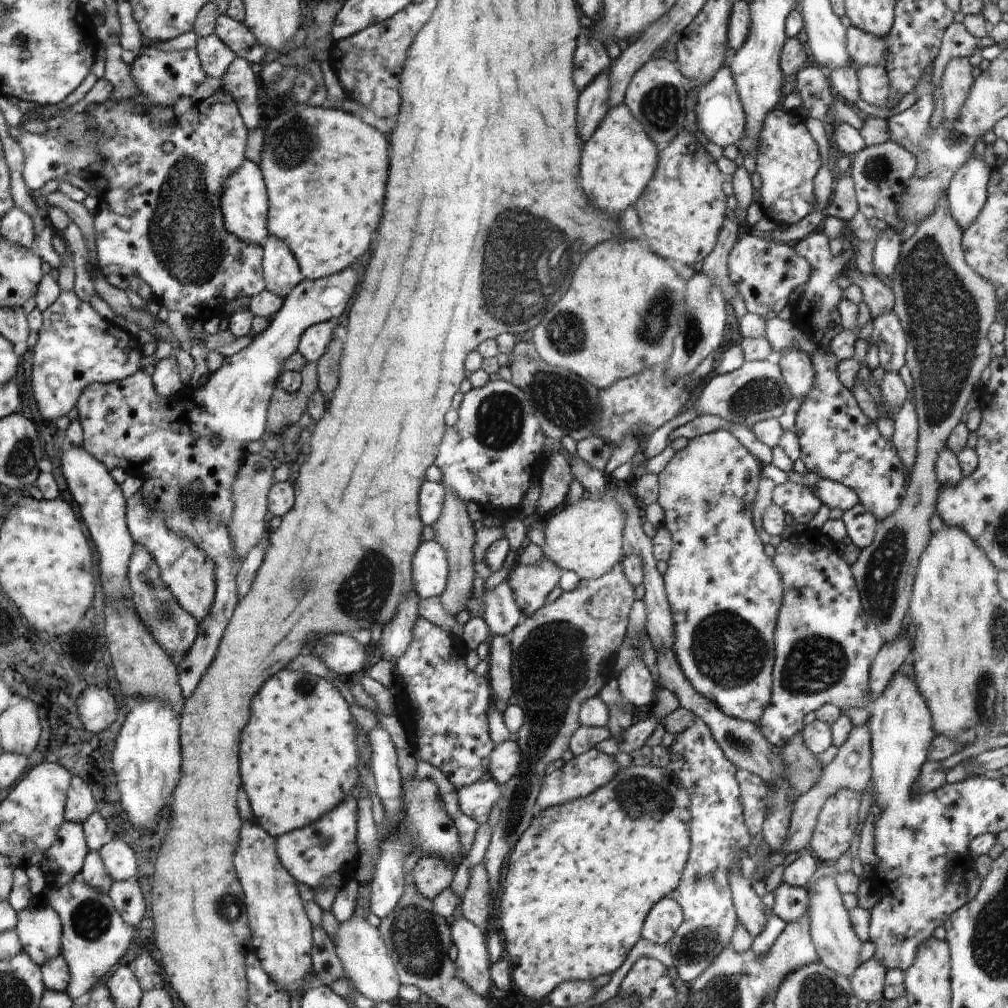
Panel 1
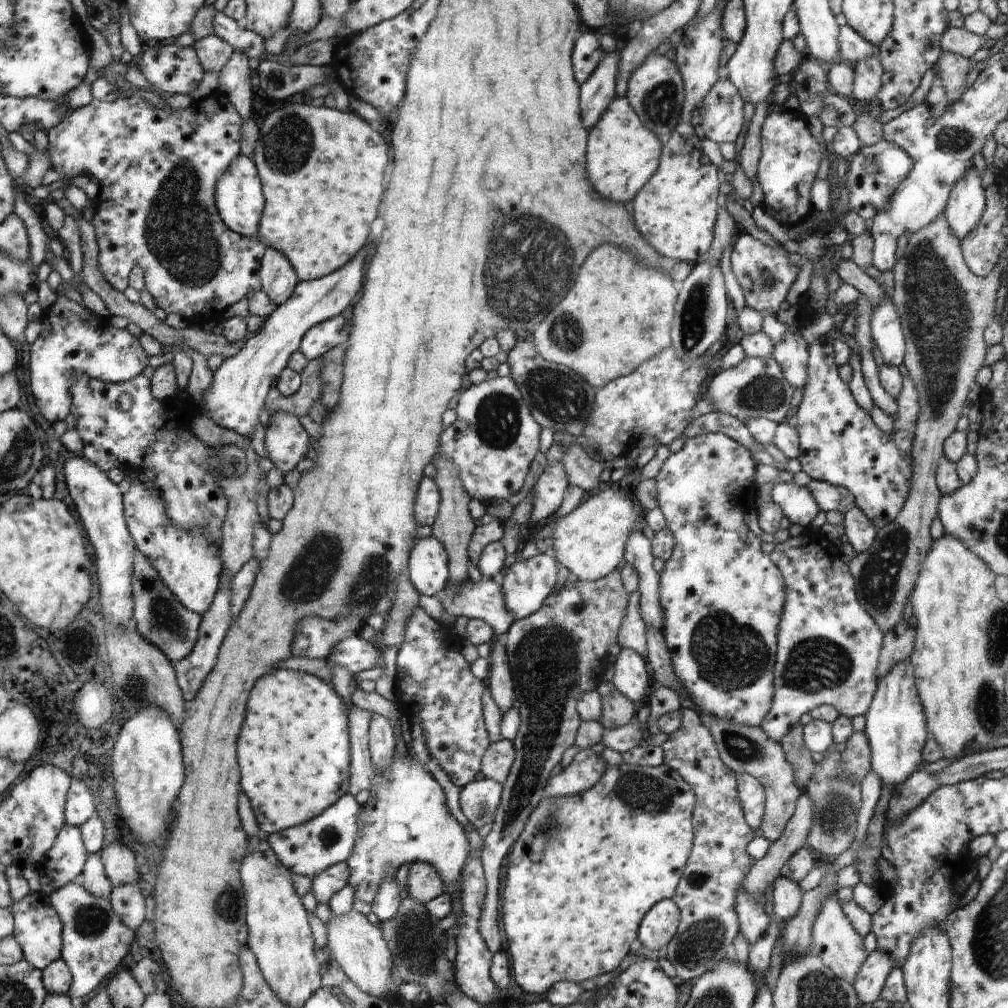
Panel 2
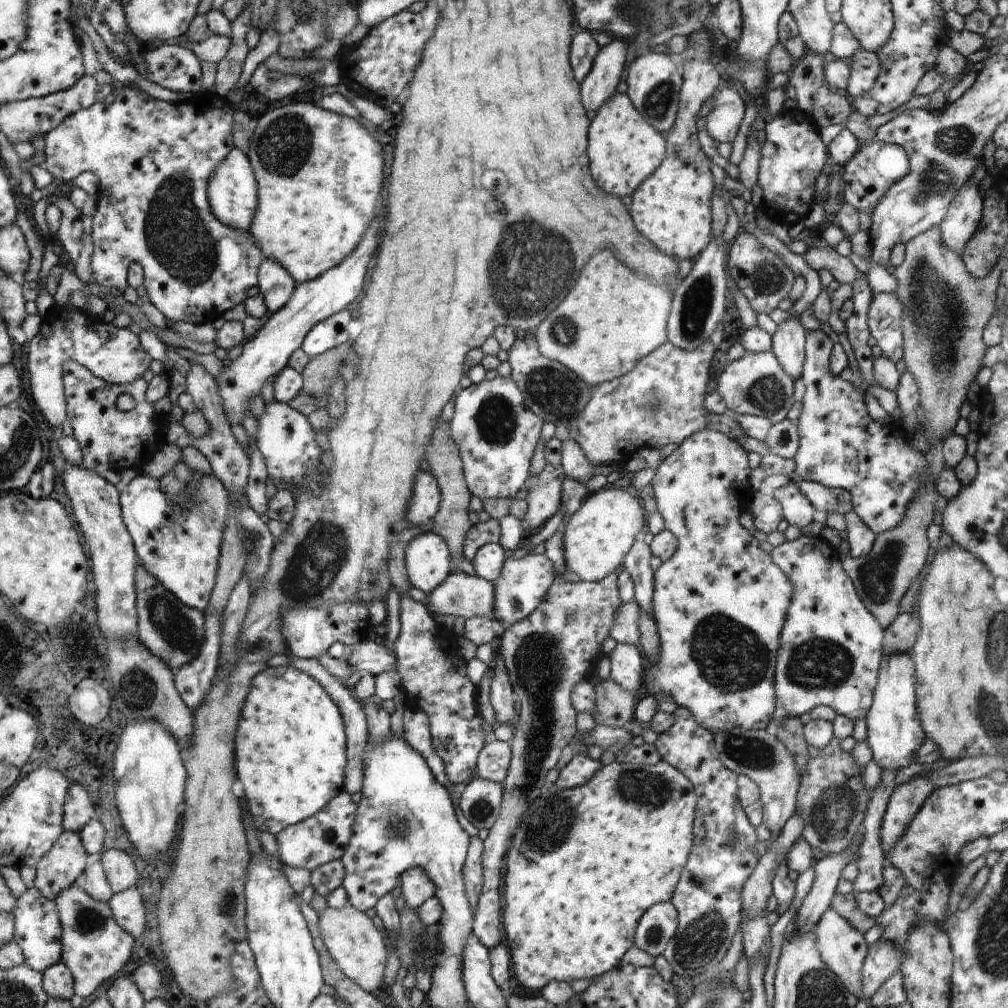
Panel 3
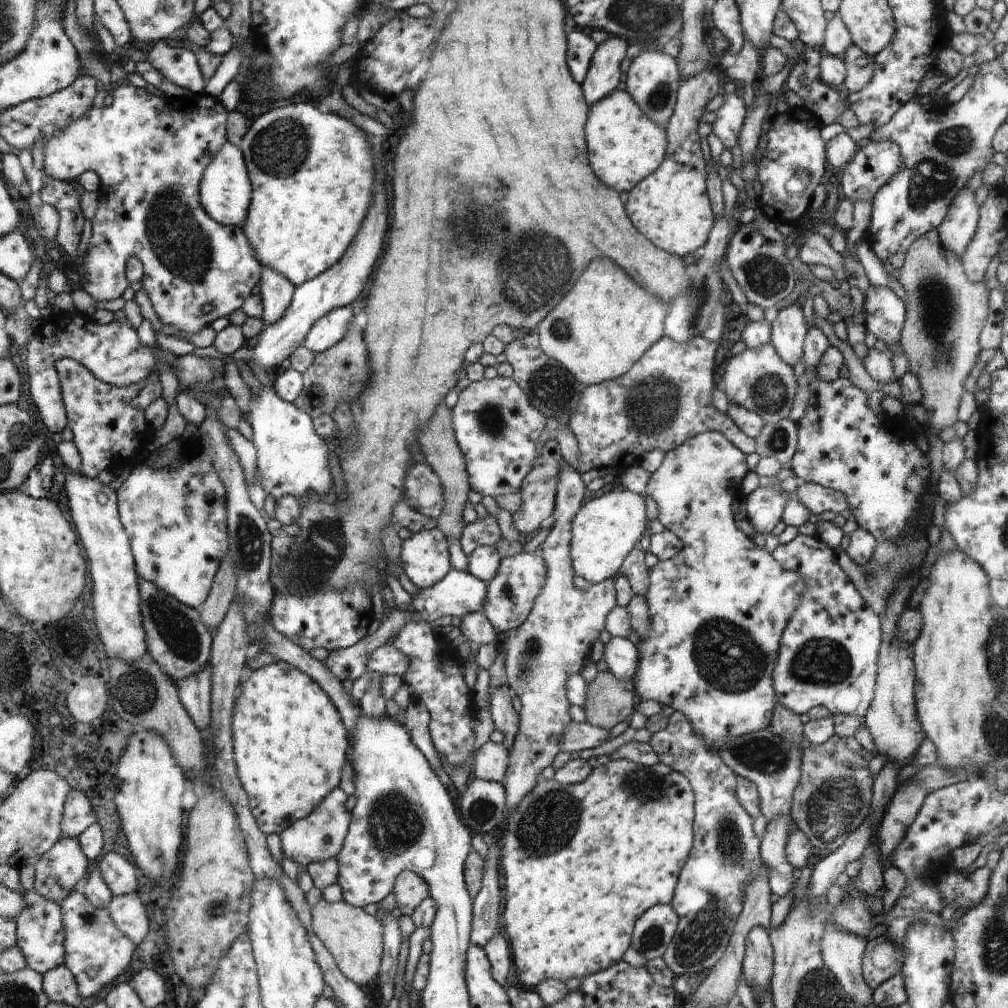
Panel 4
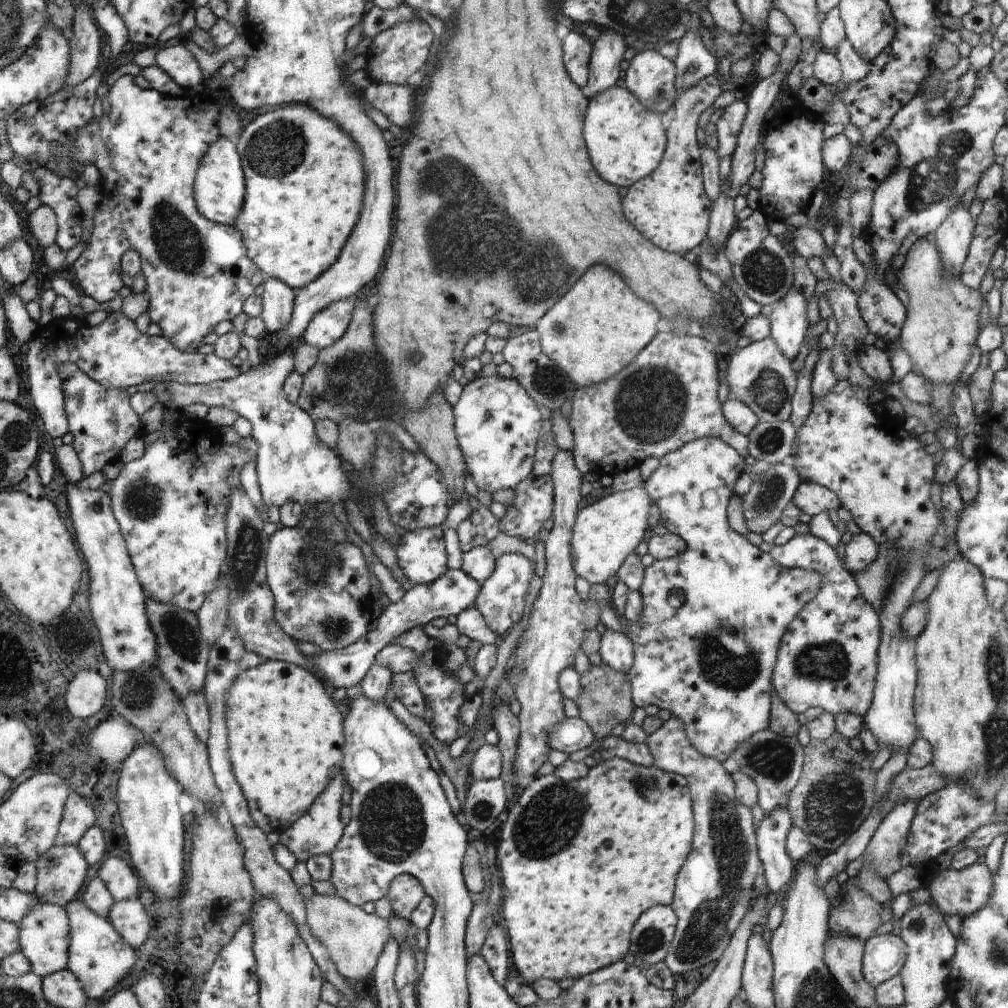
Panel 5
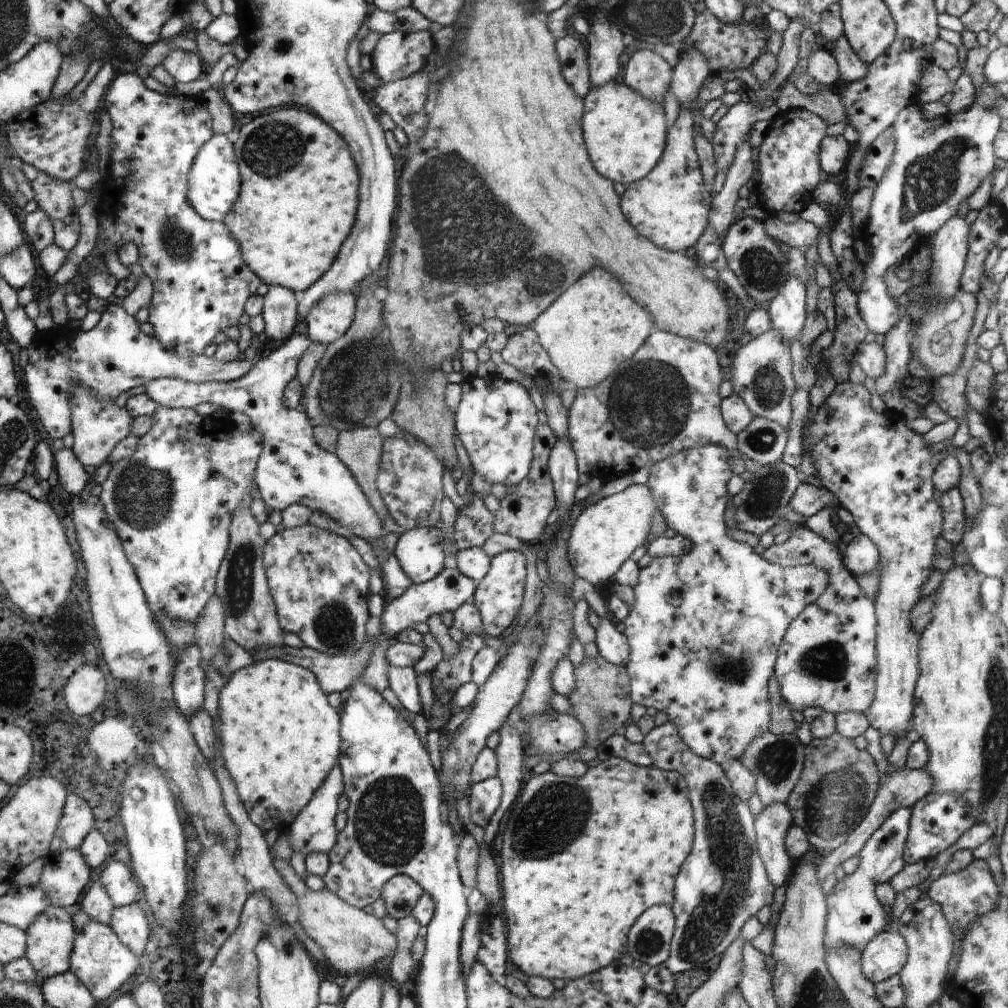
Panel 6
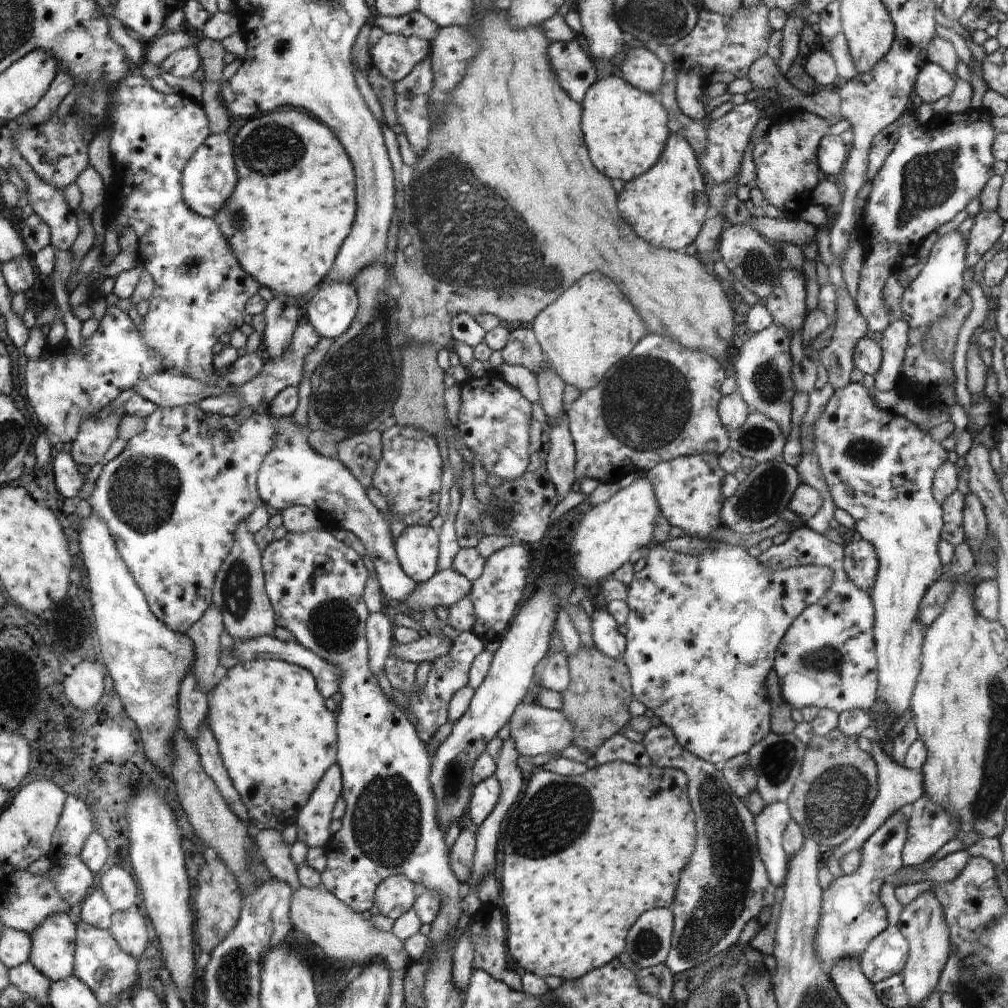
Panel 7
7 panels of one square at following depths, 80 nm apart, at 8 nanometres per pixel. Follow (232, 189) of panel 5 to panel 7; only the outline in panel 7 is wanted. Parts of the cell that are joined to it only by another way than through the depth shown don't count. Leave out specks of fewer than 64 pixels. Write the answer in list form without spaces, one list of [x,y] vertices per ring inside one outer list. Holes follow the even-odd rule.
[[[226,133],[211,134],[212,140],[196,152],[192,157],[192,164],[184,170],[184,200],[196,208],[196,212],[208,218],[213,218],[215,212],[224,204],[224,201],[232,194],[238,182],[237,170],[233,157],[233,142]]]

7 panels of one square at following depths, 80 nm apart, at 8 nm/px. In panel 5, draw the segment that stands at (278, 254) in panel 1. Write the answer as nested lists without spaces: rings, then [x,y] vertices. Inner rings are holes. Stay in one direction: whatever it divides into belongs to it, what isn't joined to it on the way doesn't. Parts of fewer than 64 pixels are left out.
[[[278,279],[265,280],[263,285],[260,317],[264,321],[266,335],[279,333],[291,324],[296,290]]]

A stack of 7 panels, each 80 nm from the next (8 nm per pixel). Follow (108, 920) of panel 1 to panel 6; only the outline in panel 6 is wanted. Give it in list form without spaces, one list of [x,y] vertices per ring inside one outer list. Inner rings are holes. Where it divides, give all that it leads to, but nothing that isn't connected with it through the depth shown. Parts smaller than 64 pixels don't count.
[[[82,909],[74,914],[72,920],[75,939],[69,970],[87,985],[96,1000],[106,1000],[136,972],[138,958],[125,944],[118,940],[111,925],[105,925],[94,920]]]

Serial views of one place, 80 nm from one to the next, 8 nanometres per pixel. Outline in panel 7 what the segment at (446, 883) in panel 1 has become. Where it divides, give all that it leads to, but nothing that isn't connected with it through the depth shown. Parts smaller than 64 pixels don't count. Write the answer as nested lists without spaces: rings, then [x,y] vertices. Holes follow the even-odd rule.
[[[387,876],[375,890],[375,905],[378,906],[379,913],[396,920],[409,908],[414,907],[417,899],[414,885],[407,876]]]

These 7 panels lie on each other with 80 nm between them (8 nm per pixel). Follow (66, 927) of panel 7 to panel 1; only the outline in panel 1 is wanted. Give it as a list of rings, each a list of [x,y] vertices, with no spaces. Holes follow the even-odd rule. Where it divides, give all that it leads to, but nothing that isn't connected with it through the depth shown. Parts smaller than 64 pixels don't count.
[[[45,894],[32,896],[31,902],[18,912],[15,927],[23,951],[41,966],[61,954],[61,920],[49,905]]]

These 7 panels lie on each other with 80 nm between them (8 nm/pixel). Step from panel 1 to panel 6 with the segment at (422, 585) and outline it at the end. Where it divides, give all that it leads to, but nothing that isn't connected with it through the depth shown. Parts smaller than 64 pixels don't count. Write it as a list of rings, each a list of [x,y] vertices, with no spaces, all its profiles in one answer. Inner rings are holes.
[[[416,527],[400,534],[393,553],[414,584],[434,579],[444,568],[444,535],[436,527]]]

